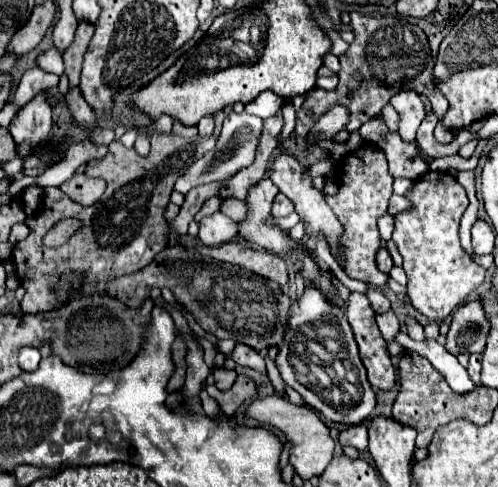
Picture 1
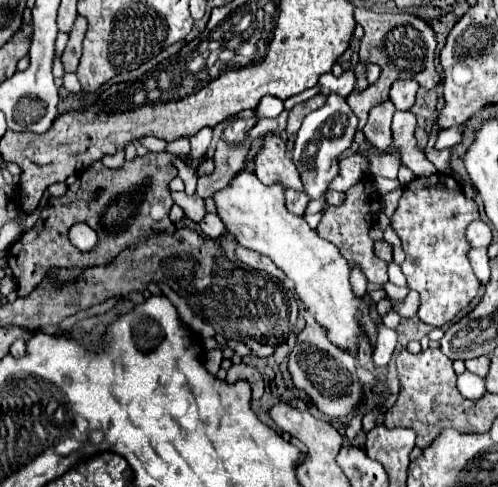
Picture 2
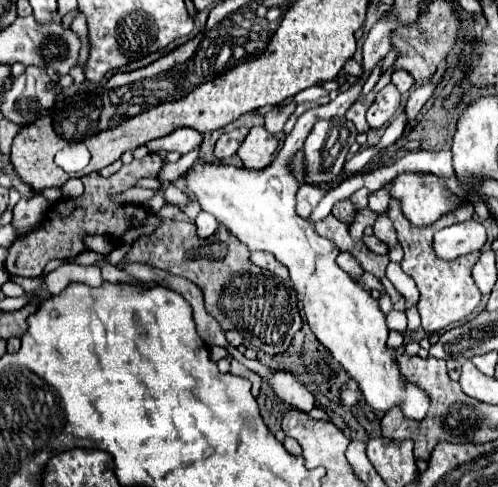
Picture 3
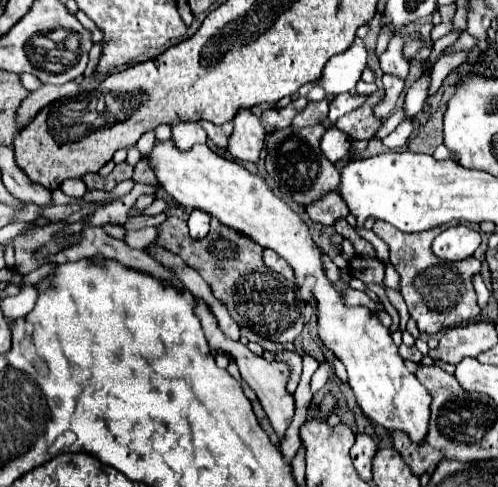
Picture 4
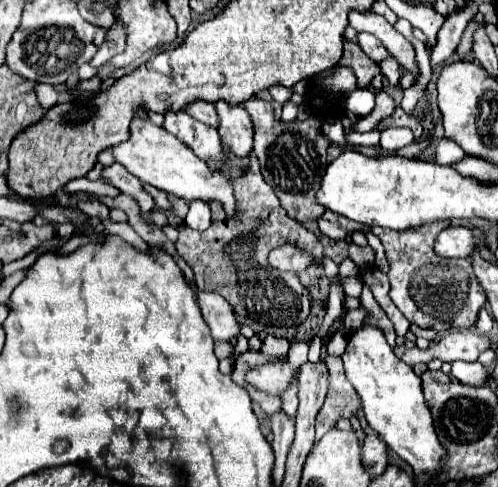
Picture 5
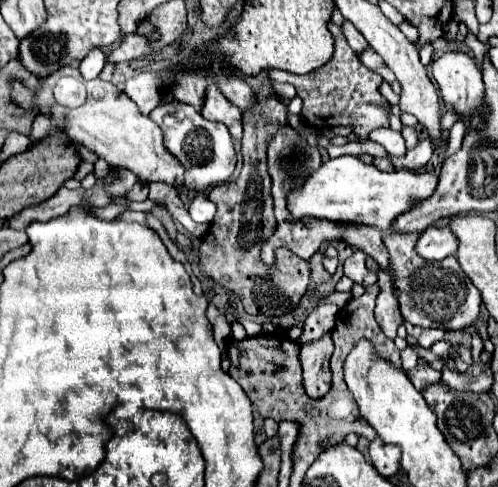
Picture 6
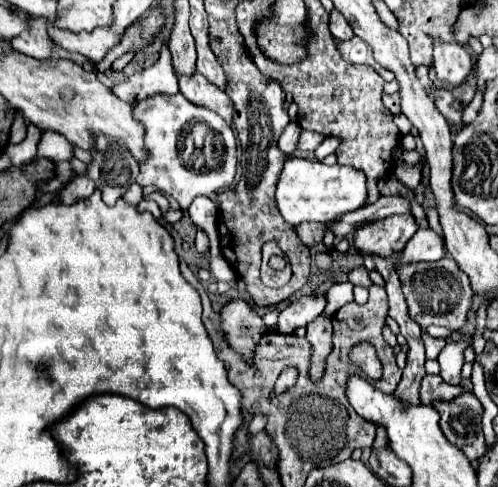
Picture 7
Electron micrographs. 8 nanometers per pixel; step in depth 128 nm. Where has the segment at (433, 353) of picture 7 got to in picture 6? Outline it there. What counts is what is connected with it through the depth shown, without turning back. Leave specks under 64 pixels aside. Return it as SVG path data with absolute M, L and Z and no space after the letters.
M404 324L404 326L408 330L408 336L414 336L422 348L430 348L434 342L444 338L442 328L422 328L422 326L412 326L412 324Z

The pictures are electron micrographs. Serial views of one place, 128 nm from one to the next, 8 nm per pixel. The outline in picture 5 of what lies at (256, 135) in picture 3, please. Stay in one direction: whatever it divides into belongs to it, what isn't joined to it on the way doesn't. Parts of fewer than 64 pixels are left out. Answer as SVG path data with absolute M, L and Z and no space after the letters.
M216 102L220 116L218 134L222 144L236 156L246 158L252 152L252 118L244 106L230 106L228 102Z

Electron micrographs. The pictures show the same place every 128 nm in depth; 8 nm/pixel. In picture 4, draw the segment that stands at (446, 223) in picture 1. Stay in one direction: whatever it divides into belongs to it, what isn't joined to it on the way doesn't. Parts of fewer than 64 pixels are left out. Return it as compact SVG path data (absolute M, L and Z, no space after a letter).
M378 220L374 224L374 232L390 246L390 260L402 276L402 296L408 304L410 316L416 320L420 332L436 334L442 328L468 322L480 314L476 292L472 286L472 276L480 272L480 262L476 258L466 258L462 262L446 262L432 254L432 240L446 226L432 228L428 232L406 234L390 224Z

